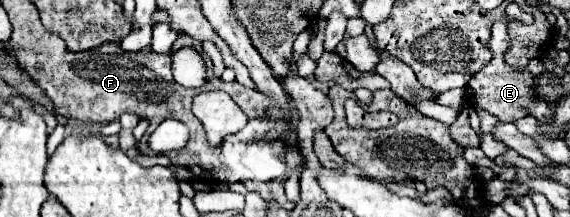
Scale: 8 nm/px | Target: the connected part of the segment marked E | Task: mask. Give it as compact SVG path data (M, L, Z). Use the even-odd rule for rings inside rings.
M495 58L491 60L489 66L481 68L467 84L467 104L473 108L481 108L493 116L497 116L501 122L515 122L523 116L535 116L537 120L549 118L551 120L551 108L549 104L535 92L535 78L545 72L541 60L531 60L525 70L511 68L511 66L501 66L501 60ZM473 100L473 104L471 104Z

